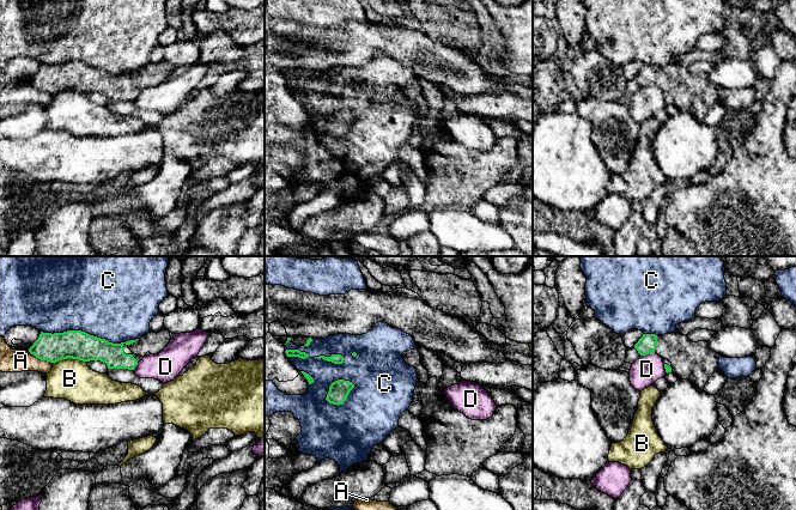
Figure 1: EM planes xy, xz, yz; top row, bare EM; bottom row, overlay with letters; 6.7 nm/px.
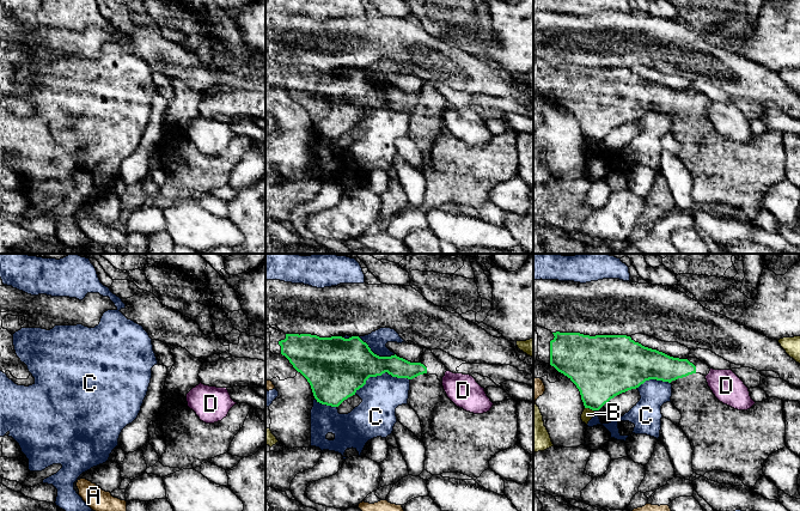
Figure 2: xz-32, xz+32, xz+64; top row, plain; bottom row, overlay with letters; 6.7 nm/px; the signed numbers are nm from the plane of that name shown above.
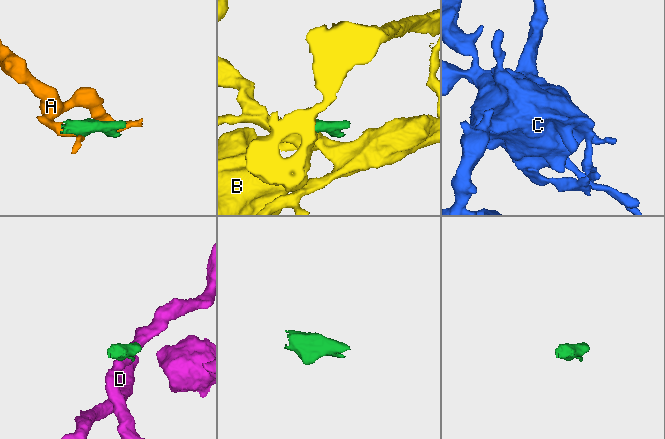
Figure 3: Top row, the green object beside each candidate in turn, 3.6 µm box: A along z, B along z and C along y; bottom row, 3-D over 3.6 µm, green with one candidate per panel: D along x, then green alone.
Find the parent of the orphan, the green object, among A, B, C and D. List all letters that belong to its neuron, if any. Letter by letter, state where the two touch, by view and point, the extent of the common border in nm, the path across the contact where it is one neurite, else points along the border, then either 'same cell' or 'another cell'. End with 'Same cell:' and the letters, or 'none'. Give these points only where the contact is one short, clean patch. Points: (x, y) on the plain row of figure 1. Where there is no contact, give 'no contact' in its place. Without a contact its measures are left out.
A: meets green in xy at (40, 90); contact 190 nm long; border along xy (28, 83), (52, 95); another cell
B: meets green in xy at (70, 89); contact 240 nm long; border along xy (86, 92), (62, 90), (53, 95); another cell
C: meets green in xy at (89, 66); contact 650 nm long; another cell
D: meets green in yz at (646, 85); contact 100 nm long; border along yz (654, 84), (640, 87); another cell
Same cell: none

